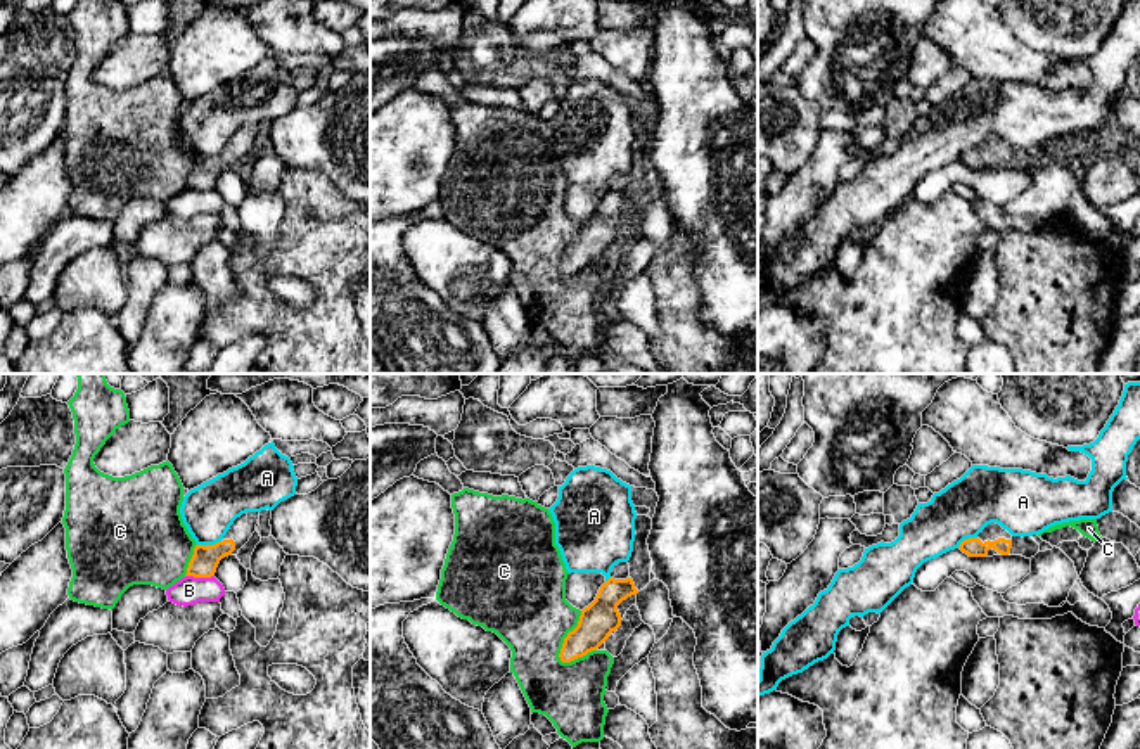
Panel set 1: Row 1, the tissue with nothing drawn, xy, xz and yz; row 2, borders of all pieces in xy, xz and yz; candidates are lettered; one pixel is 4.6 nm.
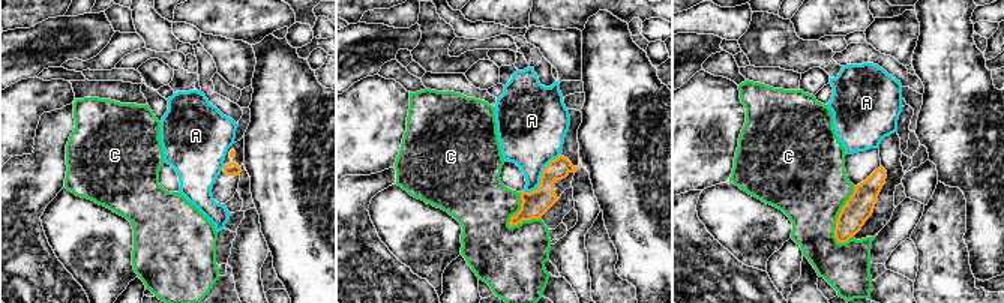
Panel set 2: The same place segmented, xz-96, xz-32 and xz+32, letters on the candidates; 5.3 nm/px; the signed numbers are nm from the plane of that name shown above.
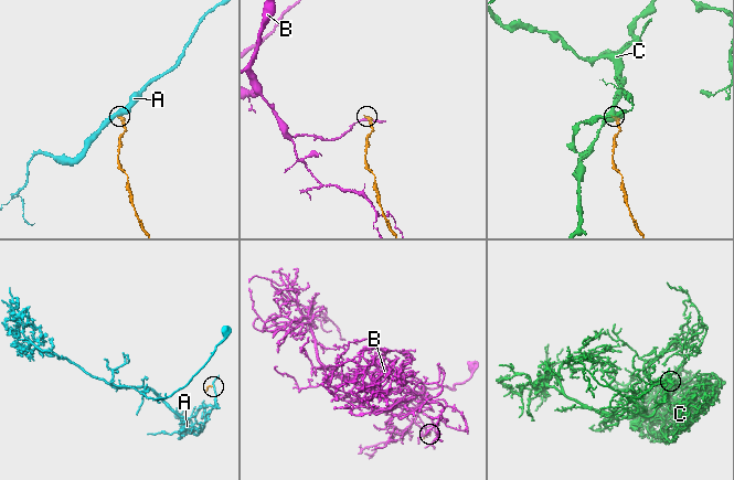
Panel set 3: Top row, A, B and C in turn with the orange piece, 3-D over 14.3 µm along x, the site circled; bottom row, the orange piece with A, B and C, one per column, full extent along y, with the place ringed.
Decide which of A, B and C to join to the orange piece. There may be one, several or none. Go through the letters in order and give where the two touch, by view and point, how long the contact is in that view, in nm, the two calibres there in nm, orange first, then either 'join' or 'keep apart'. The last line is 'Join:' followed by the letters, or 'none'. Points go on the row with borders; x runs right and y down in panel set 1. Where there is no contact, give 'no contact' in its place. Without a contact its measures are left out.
A: meets orange in xy at (208, 545); contact 110 nm long; 130 nm thick on the orange side, 260 nm on the other; keep apart
B: meets orange in xy at (199, 576); contact 140 nm long; 130 nm thick on the orange side, 140 nm on the other; keep apart
C: meets orange in xz at (566, 637); contact 260 nm long; 170 nm thick on the orange side, 380 nm on the other; keep apart
Join: none

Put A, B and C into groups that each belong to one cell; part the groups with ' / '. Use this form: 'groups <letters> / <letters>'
groups A / B / C

